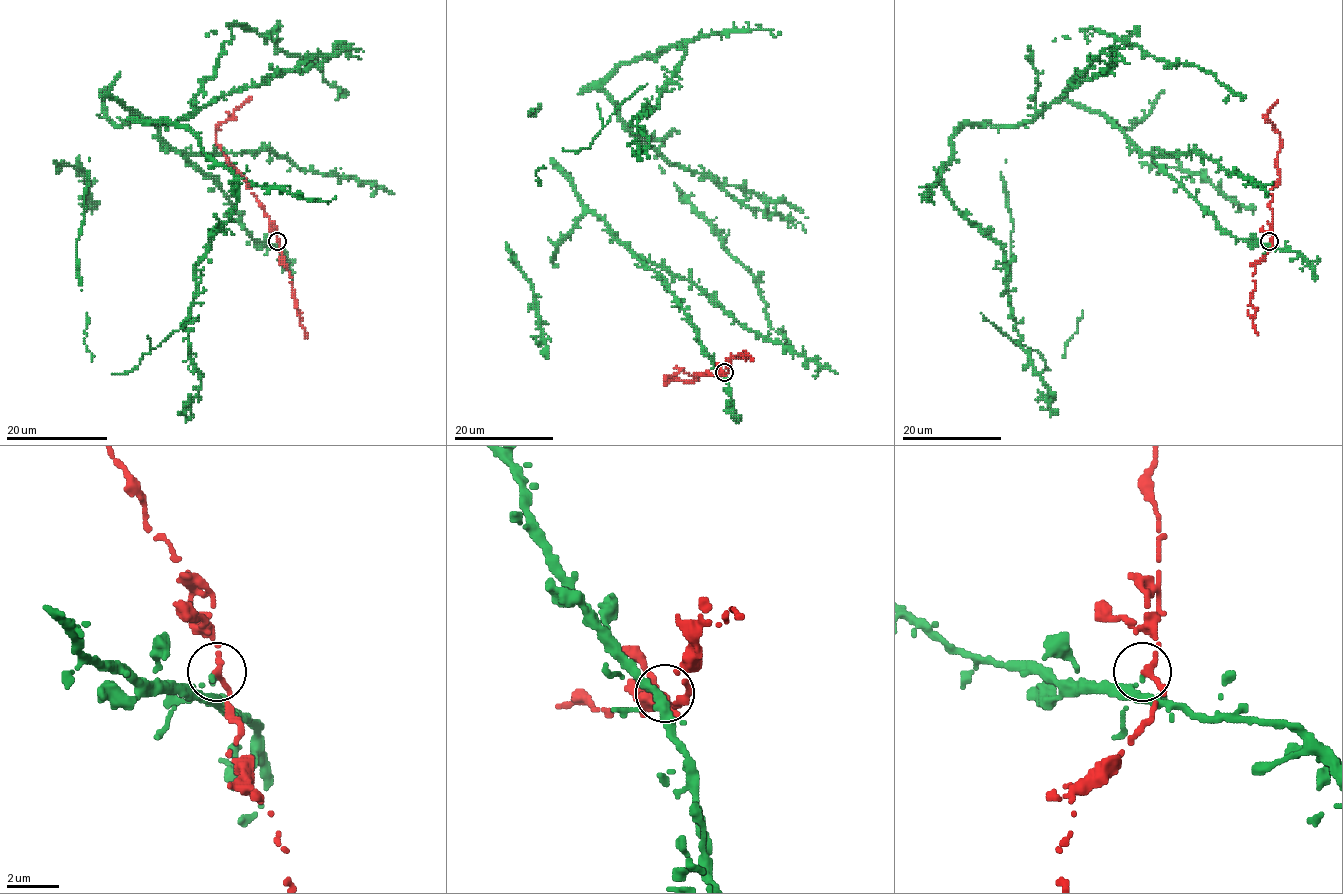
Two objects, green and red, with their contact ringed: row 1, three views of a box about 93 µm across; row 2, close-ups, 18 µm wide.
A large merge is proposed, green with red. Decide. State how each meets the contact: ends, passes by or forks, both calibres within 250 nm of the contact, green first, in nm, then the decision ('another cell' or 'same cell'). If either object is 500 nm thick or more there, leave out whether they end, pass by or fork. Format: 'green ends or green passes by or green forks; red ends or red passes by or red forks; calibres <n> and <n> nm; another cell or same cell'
green ends; red passes by; calibres 140 and 220 nm; another cell

